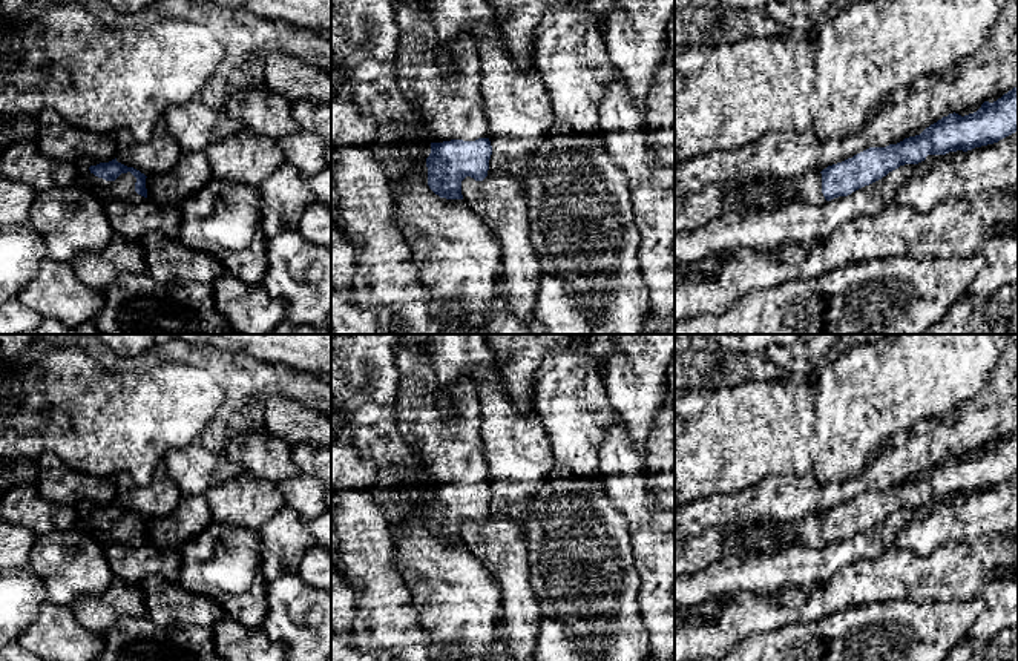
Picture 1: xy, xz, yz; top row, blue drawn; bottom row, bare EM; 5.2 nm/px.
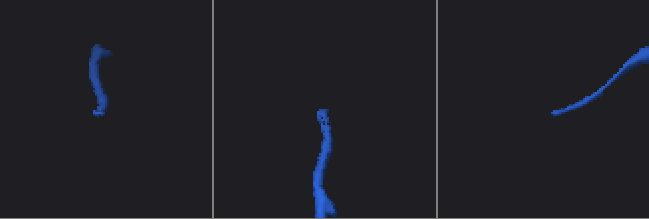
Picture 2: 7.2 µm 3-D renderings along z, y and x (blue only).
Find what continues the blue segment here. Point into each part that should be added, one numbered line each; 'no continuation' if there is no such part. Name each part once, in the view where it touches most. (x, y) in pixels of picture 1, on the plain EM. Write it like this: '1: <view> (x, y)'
1: xy (123, 531)

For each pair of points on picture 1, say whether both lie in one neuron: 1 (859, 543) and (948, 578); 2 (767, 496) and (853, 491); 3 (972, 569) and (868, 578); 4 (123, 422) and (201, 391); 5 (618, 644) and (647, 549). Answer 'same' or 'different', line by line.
1: different
2: same
3: same
4: same
5: different

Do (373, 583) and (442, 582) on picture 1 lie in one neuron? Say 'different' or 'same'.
different

